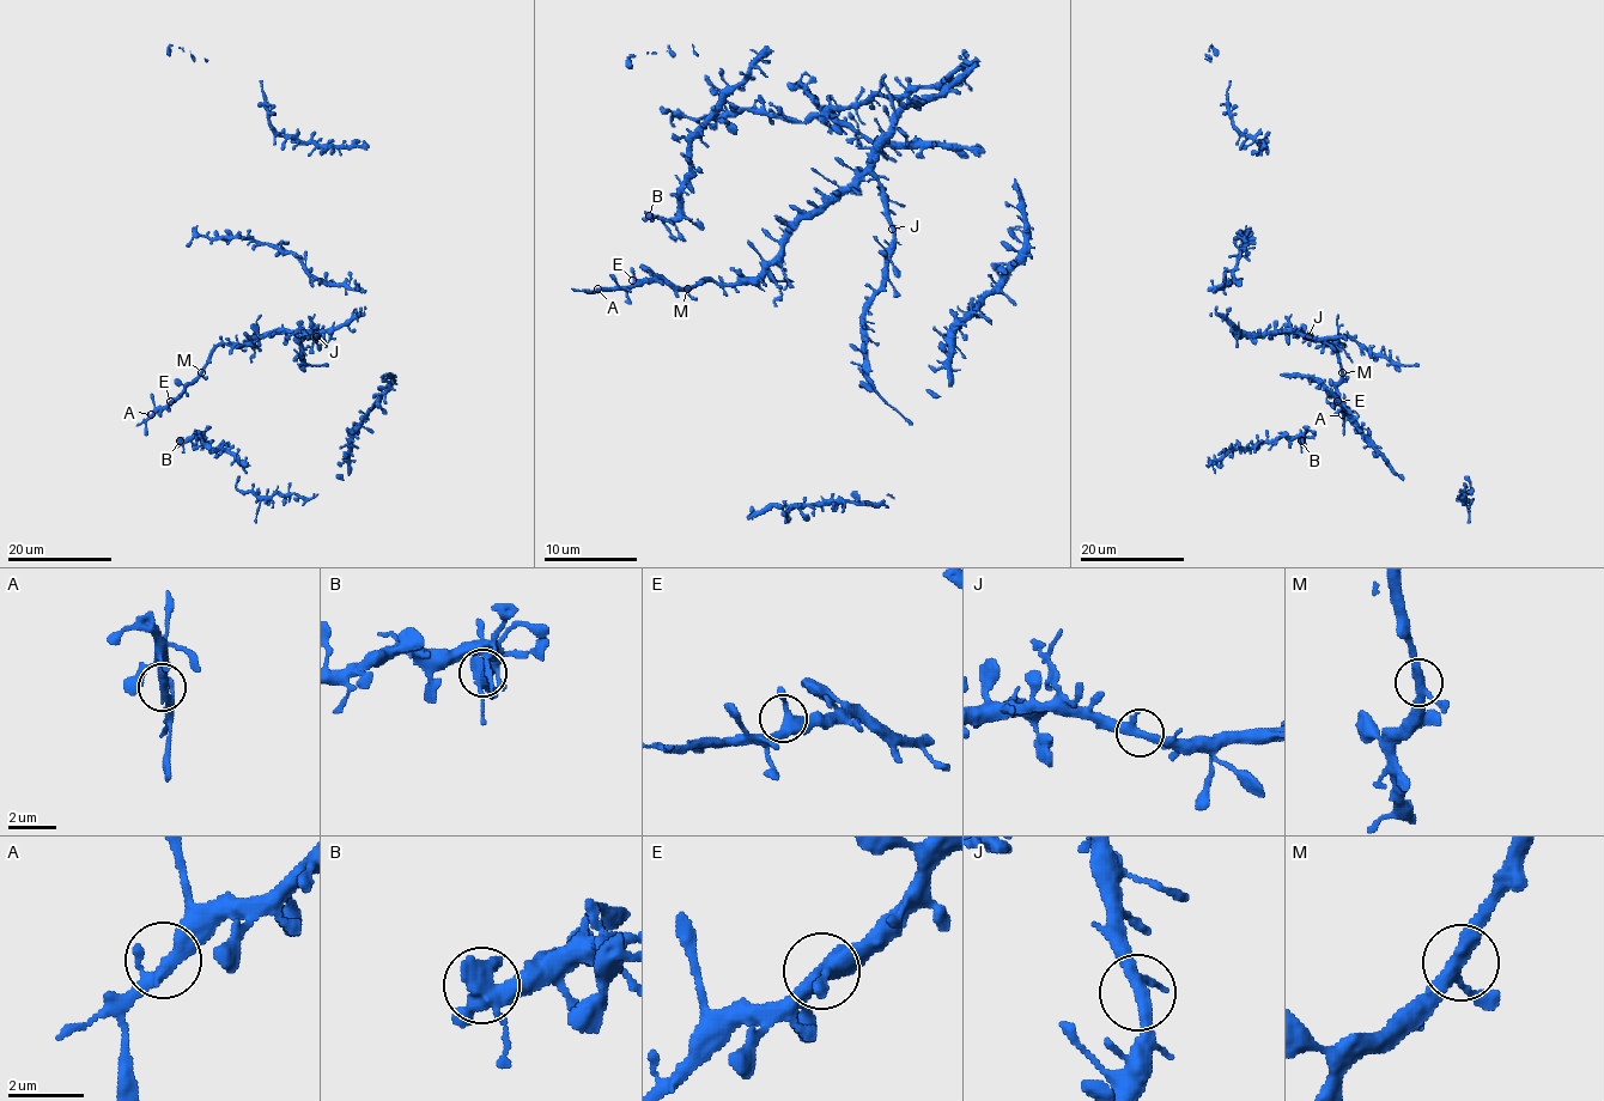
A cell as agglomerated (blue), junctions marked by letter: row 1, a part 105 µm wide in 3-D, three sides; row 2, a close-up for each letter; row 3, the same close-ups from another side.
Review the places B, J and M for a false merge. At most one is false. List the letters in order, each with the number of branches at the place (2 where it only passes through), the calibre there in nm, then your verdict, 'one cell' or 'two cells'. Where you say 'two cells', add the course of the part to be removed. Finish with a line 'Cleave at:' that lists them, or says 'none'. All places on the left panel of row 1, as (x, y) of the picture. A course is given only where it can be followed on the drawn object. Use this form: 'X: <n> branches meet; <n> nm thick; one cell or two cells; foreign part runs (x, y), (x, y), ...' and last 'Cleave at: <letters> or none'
B: 3 branches meet; 400 nm thick; one cell
J: 3 branches meet; 280 nm thick; one cell
M: 3 branches meet; 320 nm thick; one cell
Cleave at: none

